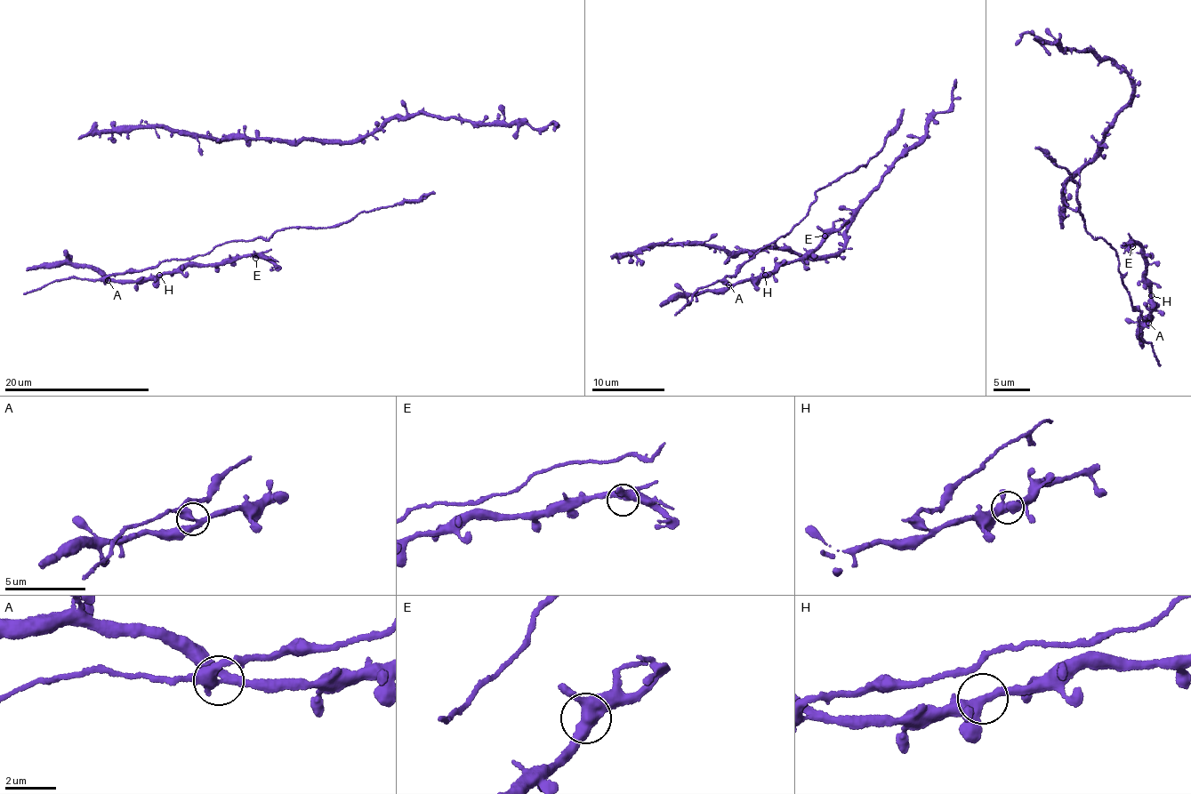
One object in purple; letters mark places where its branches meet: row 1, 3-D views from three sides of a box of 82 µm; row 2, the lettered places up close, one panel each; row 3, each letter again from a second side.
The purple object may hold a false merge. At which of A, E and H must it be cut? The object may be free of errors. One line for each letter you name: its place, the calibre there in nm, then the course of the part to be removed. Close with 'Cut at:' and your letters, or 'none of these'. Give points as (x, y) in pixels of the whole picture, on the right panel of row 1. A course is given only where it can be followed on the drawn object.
A: (1148, 323) | 360 nm | (1148, 323), (1140, 323), (1114, 251), (1106, 241), (1088, 234), (1075, 183), (1064, 168), (1035, 148)
Cut at: A

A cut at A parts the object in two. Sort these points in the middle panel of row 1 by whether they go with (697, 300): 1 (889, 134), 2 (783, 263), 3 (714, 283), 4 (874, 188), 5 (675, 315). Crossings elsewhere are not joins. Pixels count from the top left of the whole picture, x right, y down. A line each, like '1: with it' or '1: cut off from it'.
1: cut off from it
2: with it
3: cut off from it
4: with it
5: cut off from it

